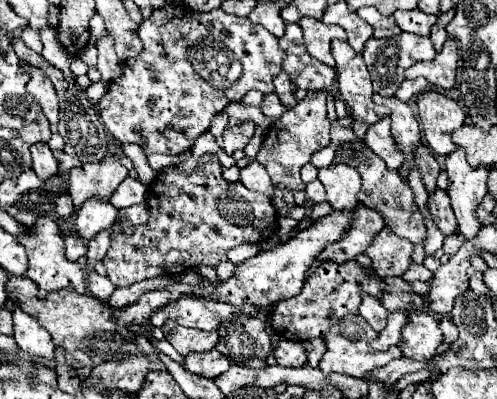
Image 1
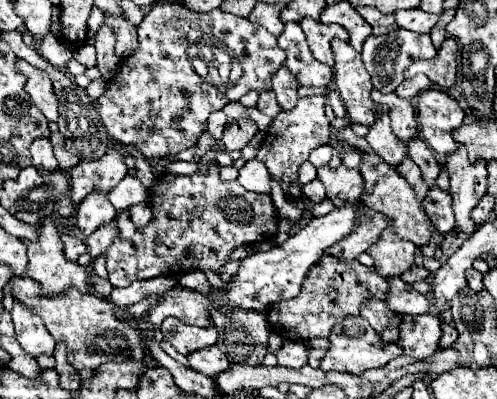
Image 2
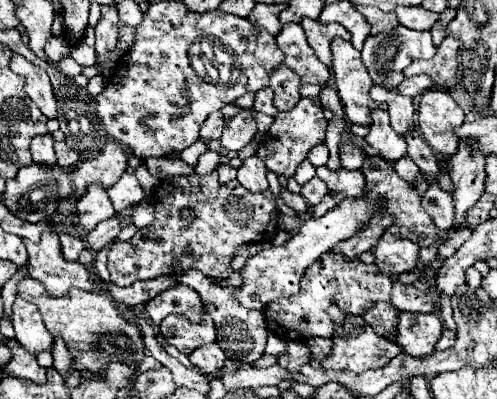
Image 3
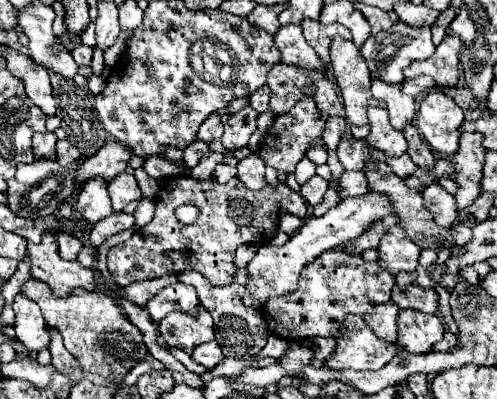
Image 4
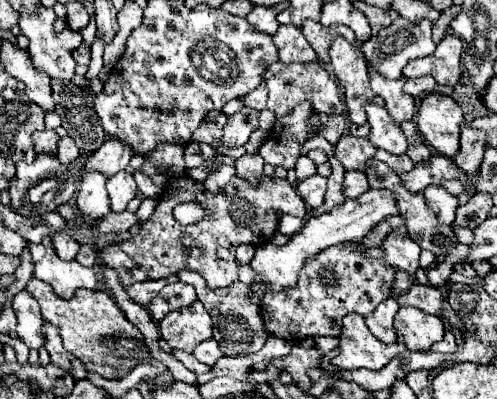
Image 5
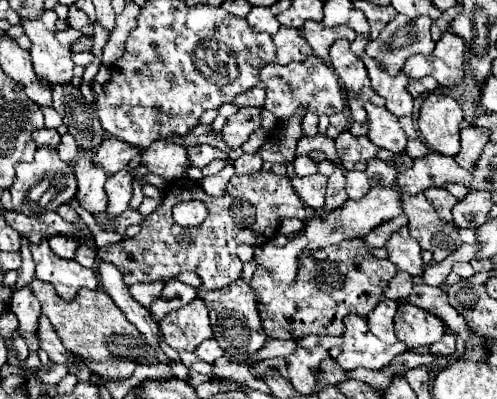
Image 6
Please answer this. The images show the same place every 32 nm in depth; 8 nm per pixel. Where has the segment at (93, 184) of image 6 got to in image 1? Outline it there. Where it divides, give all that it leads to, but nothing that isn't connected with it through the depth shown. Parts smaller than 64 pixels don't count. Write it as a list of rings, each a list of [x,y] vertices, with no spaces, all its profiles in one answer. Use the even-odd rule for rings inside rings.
[[[90,198],[76,214],[78,234],[86,240],[94,238],[98,232],[108,230],[116,222],[116,208],[110,202],[100,202],[98,198]]]

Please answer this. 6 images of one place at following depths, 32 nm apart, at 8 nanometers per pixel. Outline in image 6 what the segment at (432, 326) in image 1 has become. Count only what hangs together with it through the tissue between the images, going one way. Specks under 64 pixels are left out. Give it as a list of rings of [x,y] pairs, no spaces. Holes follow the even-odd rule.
[[[400,304],[394,316],[394,328],[398,340],[404,342],[408,350],[432,346],[444,336],[444,322],[412,304]]]

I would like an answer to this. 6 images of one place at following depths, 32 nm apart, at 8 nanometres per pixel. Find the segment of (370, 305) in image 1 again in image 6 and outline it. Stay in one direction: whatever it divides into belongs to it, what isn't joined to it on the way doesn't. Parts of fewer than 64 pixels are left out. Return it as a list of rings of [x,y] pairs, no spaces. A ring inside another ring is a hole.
[[[382,300],[372,314],[366,318],[368,328],[384,342],[394,344],[396,342],[396,332],[394,332],[394,314],[396,314],[396,300]]]

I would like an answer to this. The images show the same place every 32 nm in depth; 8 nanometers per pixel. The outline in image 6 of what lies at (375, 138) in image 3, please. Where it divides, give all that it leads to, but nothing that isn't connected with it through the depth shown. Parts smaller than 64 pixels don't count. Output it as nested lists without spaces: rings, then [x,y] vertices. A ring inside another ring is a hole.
[[[372,102],[364,104],[364,108],[368,112],[368,124],[370,124],[368,138],[372,140],[372,144],[390,150],[394,154],[402,154],[406,148],[406,134],[400,128],[398,118],[392,116],[388,108],[374,106]]]

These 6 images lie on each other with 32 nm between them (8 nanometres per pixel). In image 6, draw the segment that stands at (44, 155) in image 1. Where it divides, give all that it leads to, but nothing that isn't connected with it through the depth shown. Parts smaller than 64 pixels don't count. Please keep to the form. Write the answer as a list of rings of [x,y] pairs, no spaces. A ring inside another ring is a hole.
[[[48,128],[32,132],[32,138],[34,138],[38,148],[44,148],[44,146],[46,148],[58,148],[58,142],[60,142],[60,134],[56,130],[48,130]]]

